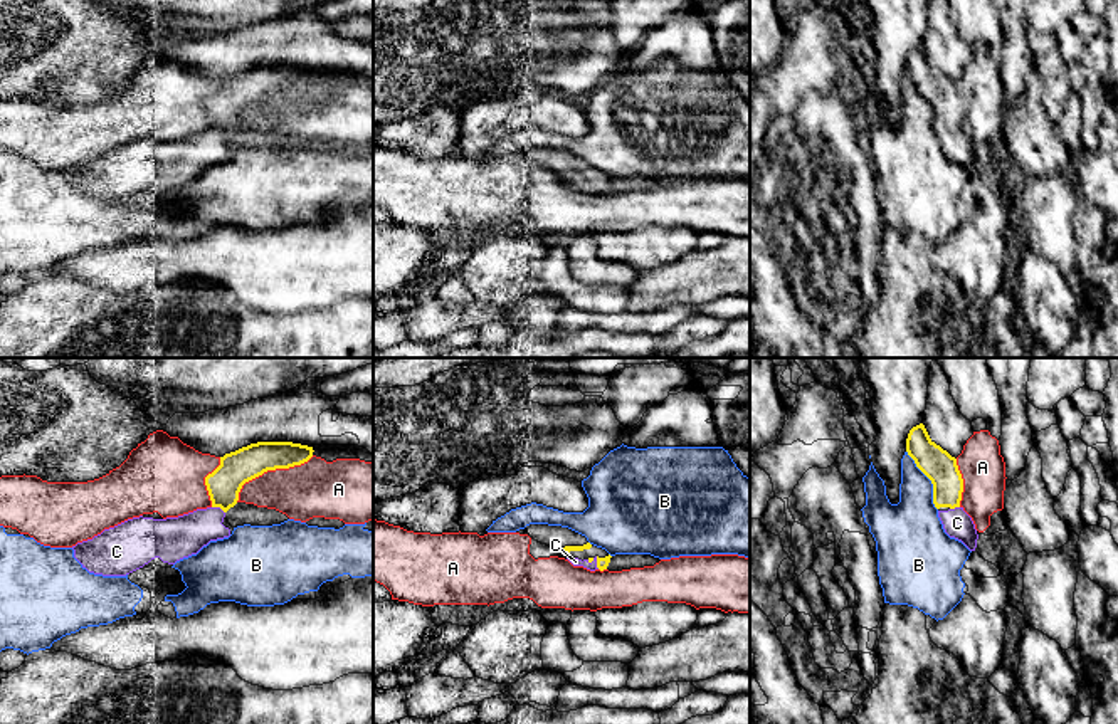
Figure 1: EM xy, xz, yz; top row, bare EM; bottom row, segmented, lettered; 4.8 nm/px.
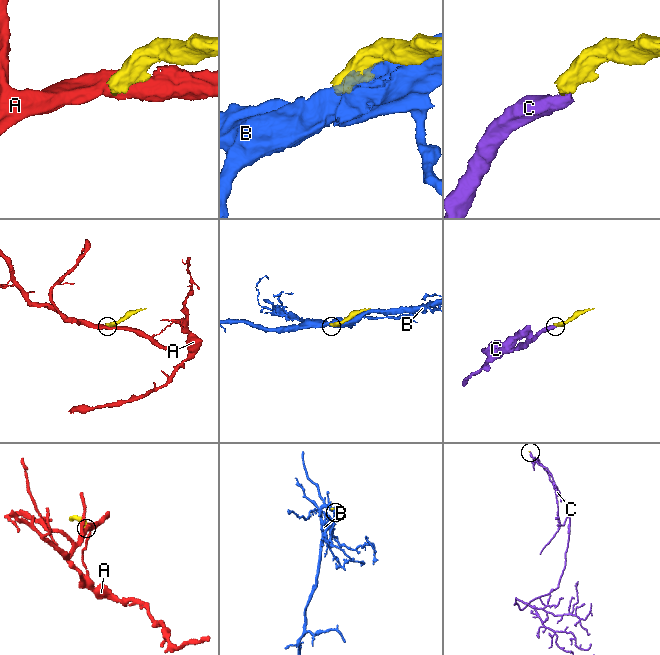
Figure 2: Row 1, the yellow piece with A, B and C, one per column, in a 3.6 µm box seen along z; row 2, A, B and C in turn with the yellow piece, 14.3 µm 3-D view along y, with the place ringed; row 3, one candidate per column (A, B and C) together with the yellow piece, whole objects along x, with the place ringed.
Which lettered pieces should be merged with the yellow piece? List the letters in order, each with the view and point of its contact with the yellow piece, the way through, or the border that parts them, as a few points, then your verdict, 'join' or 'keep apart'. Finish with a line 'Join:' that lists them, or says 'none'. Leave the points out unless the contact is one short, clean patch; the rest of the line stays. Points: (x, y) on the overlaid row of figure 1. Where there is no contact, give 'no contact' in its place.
A: meets yellow in xy at (269, 469); keep apart
B: meets yellow in yz at (930, 479); keep apart
C: meets yellow in xy at (219, 506); runs through xy (224, 484), (224, 496), (219, 506), (195, 529), (182, 536); join
Join: C

